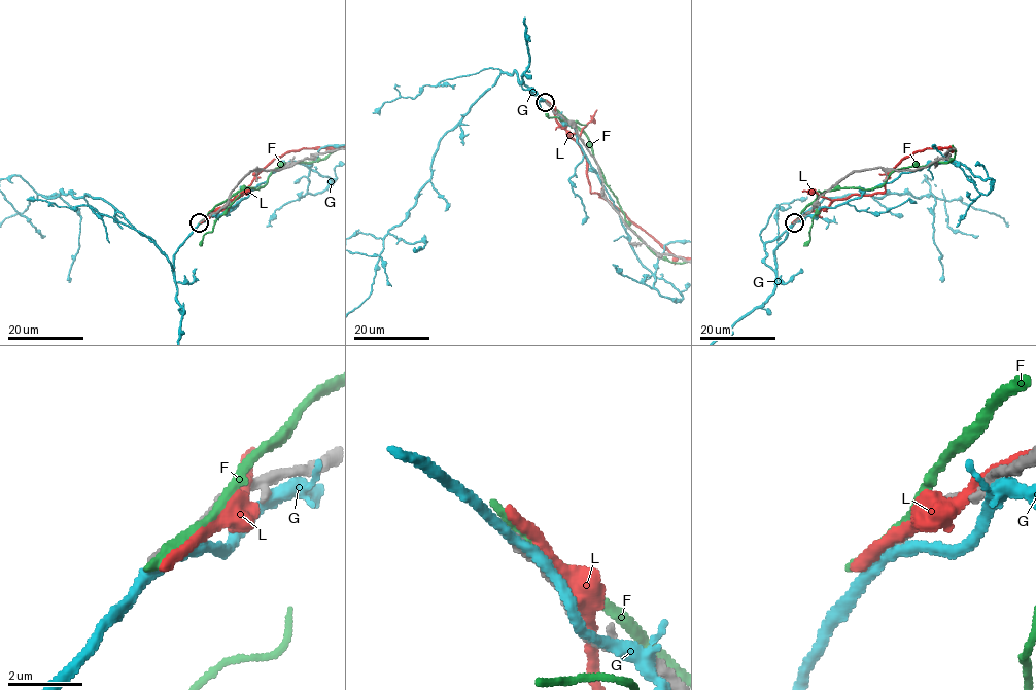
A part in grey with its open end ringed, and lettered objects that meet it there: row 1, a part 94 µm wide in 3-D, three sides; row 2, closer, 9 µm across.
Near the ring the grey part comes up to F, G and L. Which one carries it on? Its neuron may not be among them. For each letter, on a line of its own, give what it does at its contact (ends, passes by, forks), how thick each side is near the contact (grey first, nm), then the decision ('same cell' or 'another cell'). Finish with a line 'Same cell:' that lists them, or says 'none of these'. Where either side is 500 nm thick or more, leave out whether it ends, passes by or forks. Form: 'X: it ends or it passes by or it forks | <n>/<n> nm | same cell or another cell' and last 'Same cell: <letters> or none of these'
F: it passes by | 260/240 nm | another cell
G: it passes by | 360/280 nm | another cell
L: 240/550 nm | another cell
Same cell: none of these

